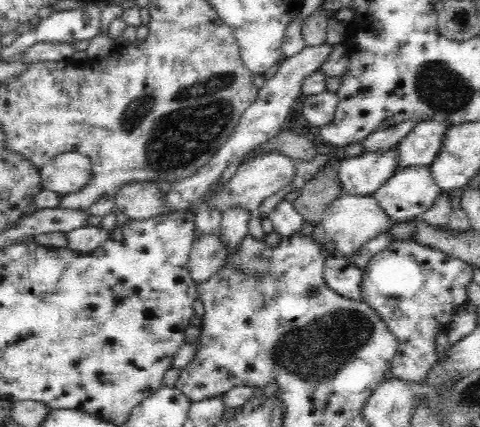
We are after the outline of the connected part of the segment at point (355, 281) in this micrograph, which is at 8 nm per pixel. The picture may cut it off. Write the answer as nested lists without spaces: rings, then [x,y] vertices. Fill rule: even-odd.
[[[342,255],[325,257],[323,278],[326,286],[344,298],[359,300],[363,273],[363,269],[348,263]]]

